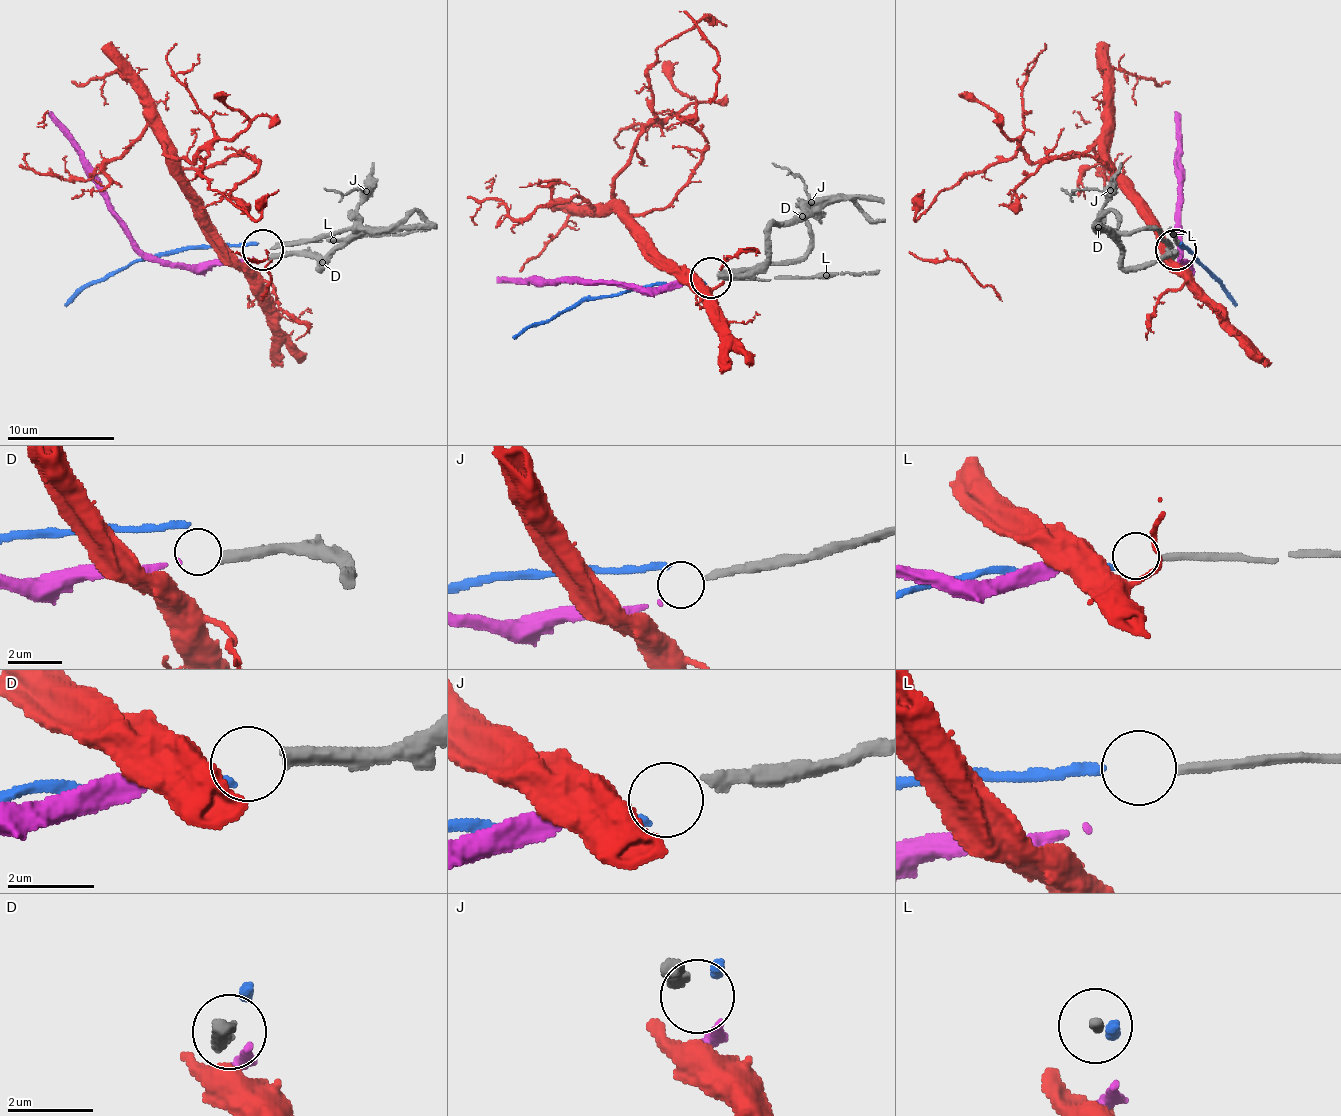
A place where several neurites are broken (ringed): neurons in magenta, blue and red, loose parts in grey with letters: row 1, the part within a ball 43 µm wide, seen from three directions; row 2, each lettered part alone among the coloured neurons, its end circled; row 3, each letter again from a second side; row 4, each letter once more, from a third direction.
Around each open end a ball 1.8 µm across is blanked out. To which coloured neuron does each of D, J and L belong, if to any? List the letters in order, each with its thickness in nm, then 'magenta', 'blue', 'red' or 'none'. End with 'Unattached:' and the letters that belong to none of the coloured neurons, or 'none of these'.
D: 400 nm | magenta
J: 280 nm | none
L: 240 nm | blue
Unattached: J

